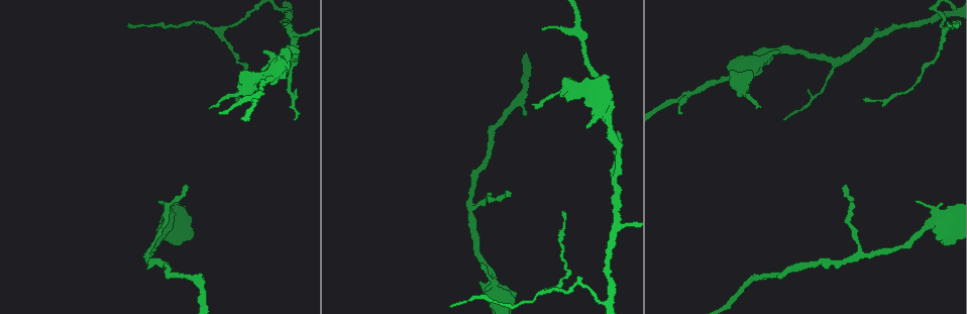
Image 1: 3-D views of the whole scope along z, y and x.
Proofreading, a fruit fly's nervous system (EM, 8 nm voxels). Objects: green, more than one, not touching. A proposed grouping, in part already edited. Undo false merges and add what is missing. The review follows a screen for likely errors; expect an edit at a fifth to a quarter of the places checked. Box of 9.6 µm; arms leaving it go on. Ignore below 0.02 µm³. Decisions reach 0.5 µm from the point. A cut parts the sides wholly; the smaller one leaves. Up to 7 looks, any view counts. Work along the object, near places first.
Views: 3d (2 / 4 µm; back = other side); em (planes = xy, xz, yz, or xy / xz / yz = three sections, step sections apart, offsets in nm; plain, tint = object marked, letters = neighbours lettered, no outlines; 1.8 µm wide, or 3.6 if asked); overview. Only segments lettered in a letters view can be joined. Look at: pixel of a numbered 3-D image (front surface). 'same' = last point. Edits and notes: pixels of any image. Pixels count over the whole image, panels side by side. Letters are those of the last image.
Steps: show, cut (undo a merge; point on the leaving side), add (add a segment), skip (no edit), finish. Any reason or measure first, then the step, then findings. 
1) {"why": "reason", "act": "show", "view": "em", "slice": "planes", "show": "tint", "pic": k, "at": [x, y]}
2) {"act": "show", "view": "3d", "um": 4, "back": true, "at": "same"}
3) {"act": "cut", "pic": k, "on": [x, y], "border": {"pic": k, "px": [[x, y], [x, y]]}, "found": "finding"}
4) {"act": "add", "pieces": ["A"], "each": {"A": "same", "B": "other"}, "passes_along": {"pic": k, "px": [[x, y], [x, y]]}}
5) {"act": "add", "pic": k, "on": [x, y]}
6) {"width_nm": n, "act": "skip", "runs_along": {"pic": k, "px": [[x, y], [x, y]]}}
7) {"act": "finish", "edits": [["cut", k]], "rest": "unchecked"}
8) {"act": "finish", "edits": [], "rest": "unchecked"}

{"why": "two arms in line, one across", "act": "show", "view": "em", "um": 3.6, "slice": "planes", "show": "tint", "pic": 1, "at": [591, 93]}

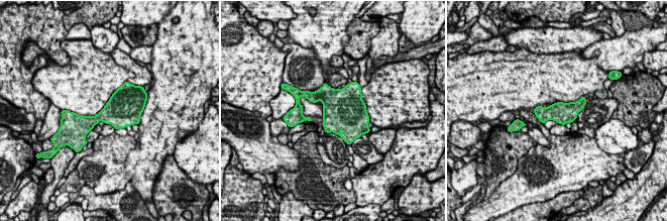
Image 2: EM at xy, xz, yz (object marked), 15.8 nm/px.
{"why": "see the neighbours", "act": "show", "view": "em", "um": 3.6, "slice": "planes", "show": "letters", "at": "same"}

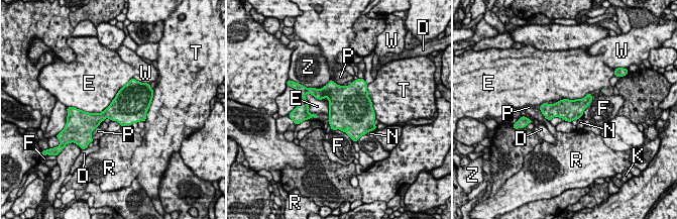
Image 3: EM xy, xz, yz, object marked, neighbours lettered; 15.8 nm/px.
{"width_nm": 340, "act": "skip", "each": {"D": "other", "E": "other", "F": "other", "K": "other", "N": "other", "P": "other", "R": "other", "T": "other", "W": "other", "Z": "other"}, "border": {"pic": 3, "px": [[130, 80], [100, 112], [79, 109]]}, "found": "all the same neuron"}

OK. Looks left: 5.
{"why": "free end", "act": "show", "view": "3d", "um": 2, "back": true, "pic": 1, "at": [486, 289]}

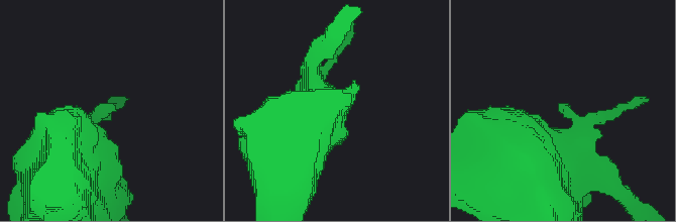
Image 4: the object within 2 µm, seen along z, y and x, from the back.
{"act": "show", "view": "em", "slice": "yz", "step": 4, "show": "letters", "pic": 4, "at": [567, 105]}

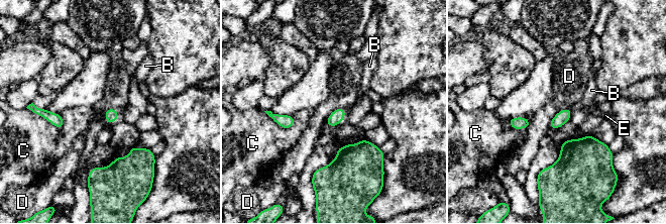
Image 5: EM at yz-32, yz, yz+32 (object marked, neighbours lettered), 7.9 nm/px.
{"why": "cut it another way", "act": "show", "view": "em", "slice": "planes", "show": "letters", "at": "same"}

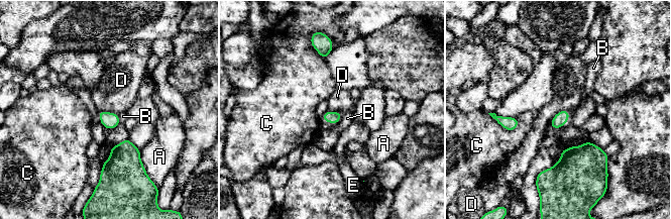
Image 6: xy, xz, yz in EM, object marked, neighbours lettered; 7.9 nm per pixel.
{"longest_contact_nm": ["C", 260], "act": "skip", "each": {"A": "other", "B": "other", "C": "other", "D": "other", "E": "other"}, "found": "no lettered segment goes on from it"}

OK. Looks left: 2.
{"act": "finish", "edits": [], "rest": "unchecked"}

